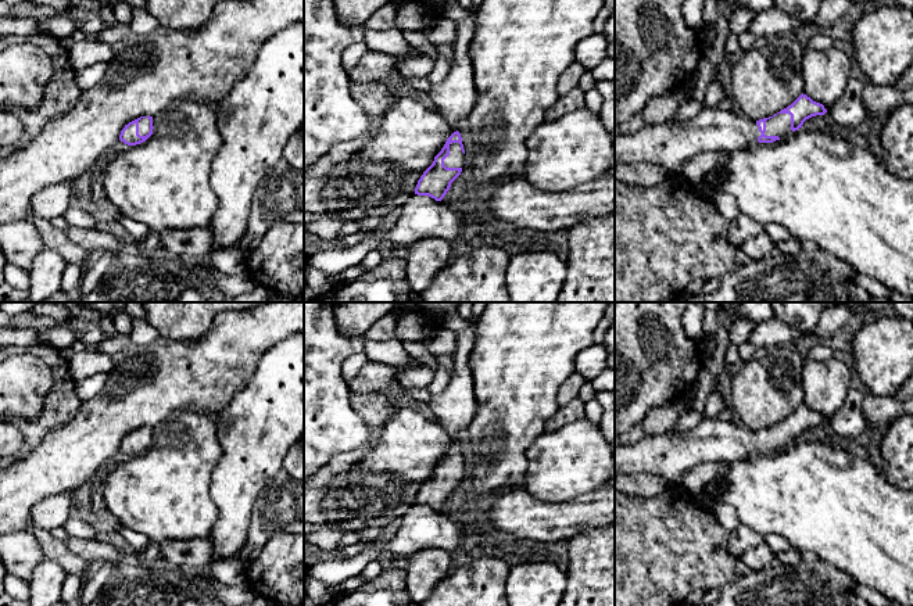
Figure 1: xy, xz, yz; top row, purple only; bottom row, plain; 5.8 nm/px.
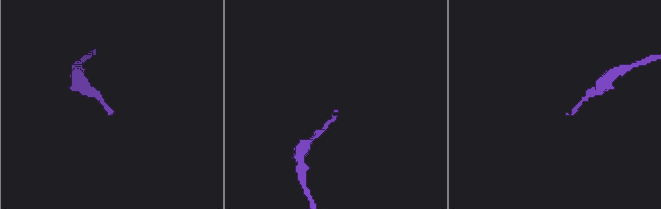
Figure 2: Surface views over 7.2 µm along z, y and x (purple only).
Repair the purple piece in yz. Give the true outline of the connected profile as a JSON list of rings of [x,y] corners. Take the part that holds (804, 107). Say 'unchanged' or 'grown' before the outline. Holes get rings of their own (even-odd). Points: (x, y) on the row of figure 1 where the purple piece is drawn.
grown | [[[803,93],[787,108],[756,122],[731,111],[703,107],[685,122],[645,123],[635,133],[615,136],[615,165],[649,162],[677,172],[699,153],[773,143],[802,128],[806,119],[826,112],[823,104]]]

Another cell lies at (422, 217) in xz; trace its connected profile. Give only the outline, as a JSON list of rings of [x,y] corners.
[[[413,193],[401,207],[400,218],[386,240],[400,247],[425,239],[454,243],[461,241],[466,230],[466,218],[454,212],[448,204]]]

